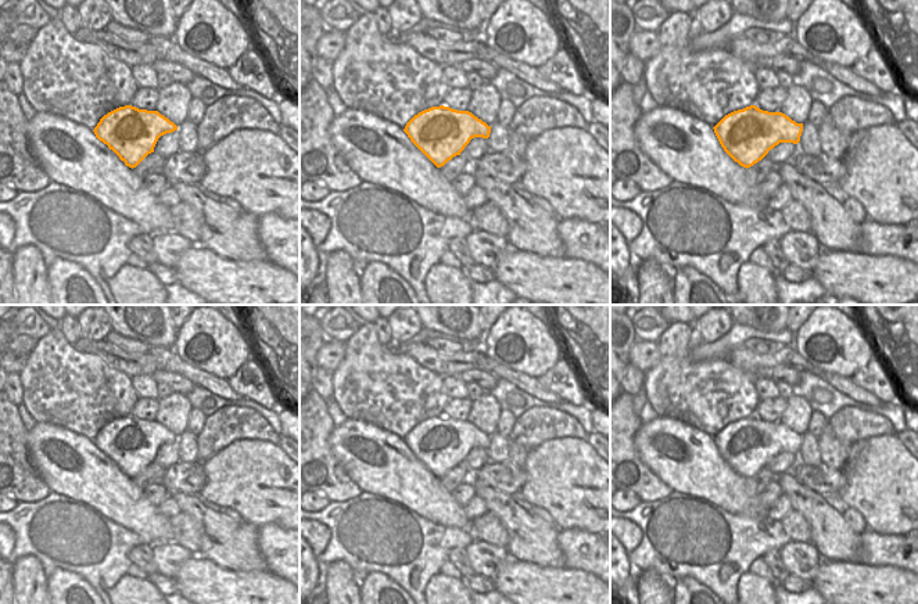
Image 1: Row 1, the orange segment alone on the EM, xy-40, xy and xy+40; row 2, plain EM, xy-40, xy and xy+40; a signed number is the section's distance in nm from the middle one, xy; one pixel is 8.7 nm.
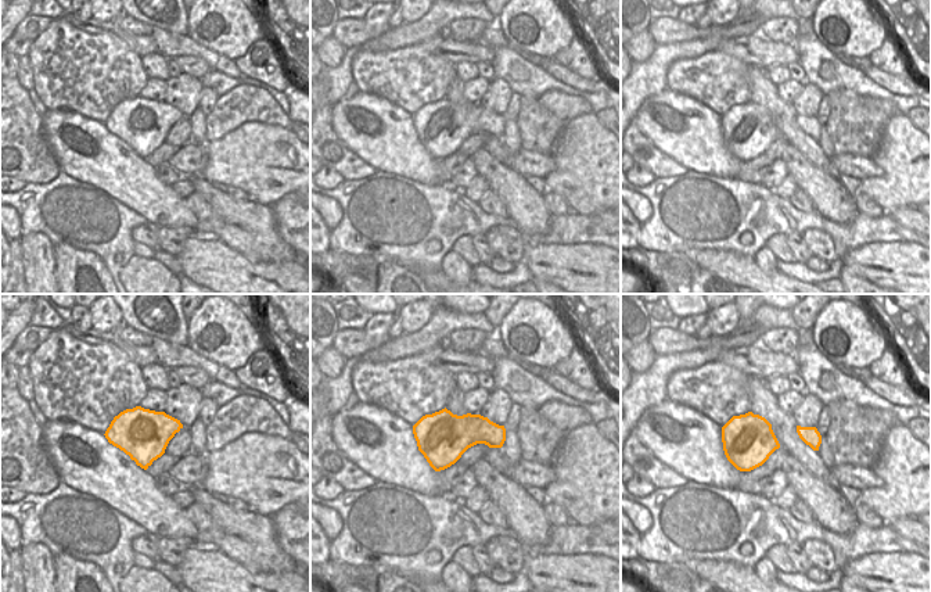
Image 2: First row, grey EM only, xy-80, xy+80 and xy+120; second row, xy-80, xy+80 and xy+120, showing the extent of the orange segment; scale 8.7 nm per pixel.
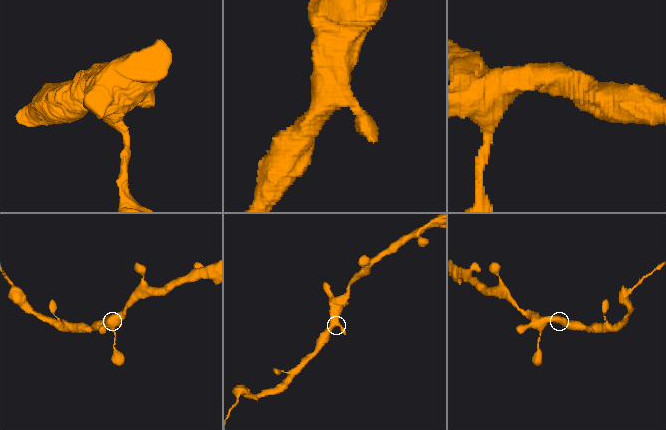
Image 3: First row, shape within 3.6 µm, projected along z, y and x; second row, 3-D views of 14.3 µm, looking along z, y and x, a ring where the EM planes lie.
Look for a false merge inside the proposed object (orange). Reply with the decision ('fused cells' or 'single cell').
single cell

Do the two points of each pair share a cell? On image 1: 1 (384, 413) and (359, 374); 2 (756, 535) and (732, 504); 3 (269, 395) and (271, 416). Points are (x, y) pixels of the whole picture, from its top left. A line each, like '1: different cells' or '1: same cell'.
1: same cell
2: different cells
3: different cells

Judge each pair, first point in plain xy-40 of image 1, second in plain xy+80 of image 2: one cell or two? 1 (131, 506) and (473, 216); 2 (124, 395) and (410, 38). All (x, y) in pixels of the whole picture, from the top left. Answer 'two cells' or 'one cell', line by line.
1: two cells
2: two cells

